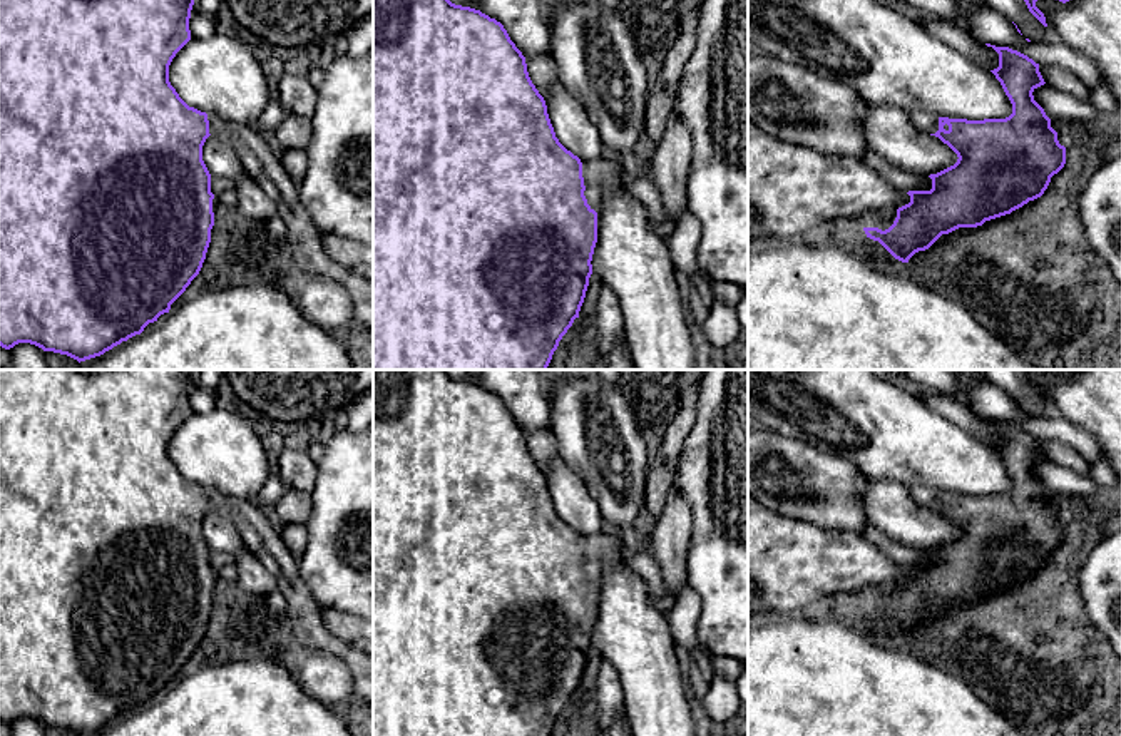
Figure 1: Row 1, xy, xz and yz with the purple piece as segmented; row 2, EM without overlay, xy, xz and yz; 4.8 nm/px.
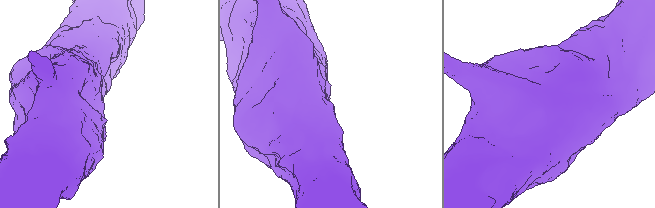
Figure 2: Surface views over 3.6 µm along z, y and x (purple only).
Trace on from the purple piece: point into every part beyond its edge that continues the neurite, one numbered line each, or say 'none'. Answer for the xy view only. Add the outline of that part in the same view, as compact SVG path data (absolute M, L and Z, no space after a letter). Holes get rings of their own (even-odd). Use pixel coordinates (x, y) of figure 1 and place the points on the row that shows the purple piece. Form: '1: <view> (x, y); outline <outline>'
1: xy (305, 255); outline M212 114L207 115L207 120L209 134L234 146L244 172L276 204L278 216L288 227L283 253L289 269L296 276L316 274L341 284L353 301L355 323L373 331L373 281L356 276L326 254L321 233L299 201L298 184L288 176L266 139L254 125L226 122Z

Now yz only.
1: yz (927, 122); outline M912 112L910 114L912 124L925 132L925 134L935 134L939 130L939 115L929 114L929 112Z

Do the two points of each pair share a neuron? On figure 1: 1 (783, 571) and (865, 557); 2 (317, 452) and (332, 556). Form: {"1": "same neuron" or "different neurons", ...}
{"1": "same neuron", "2": "different neurons"}

